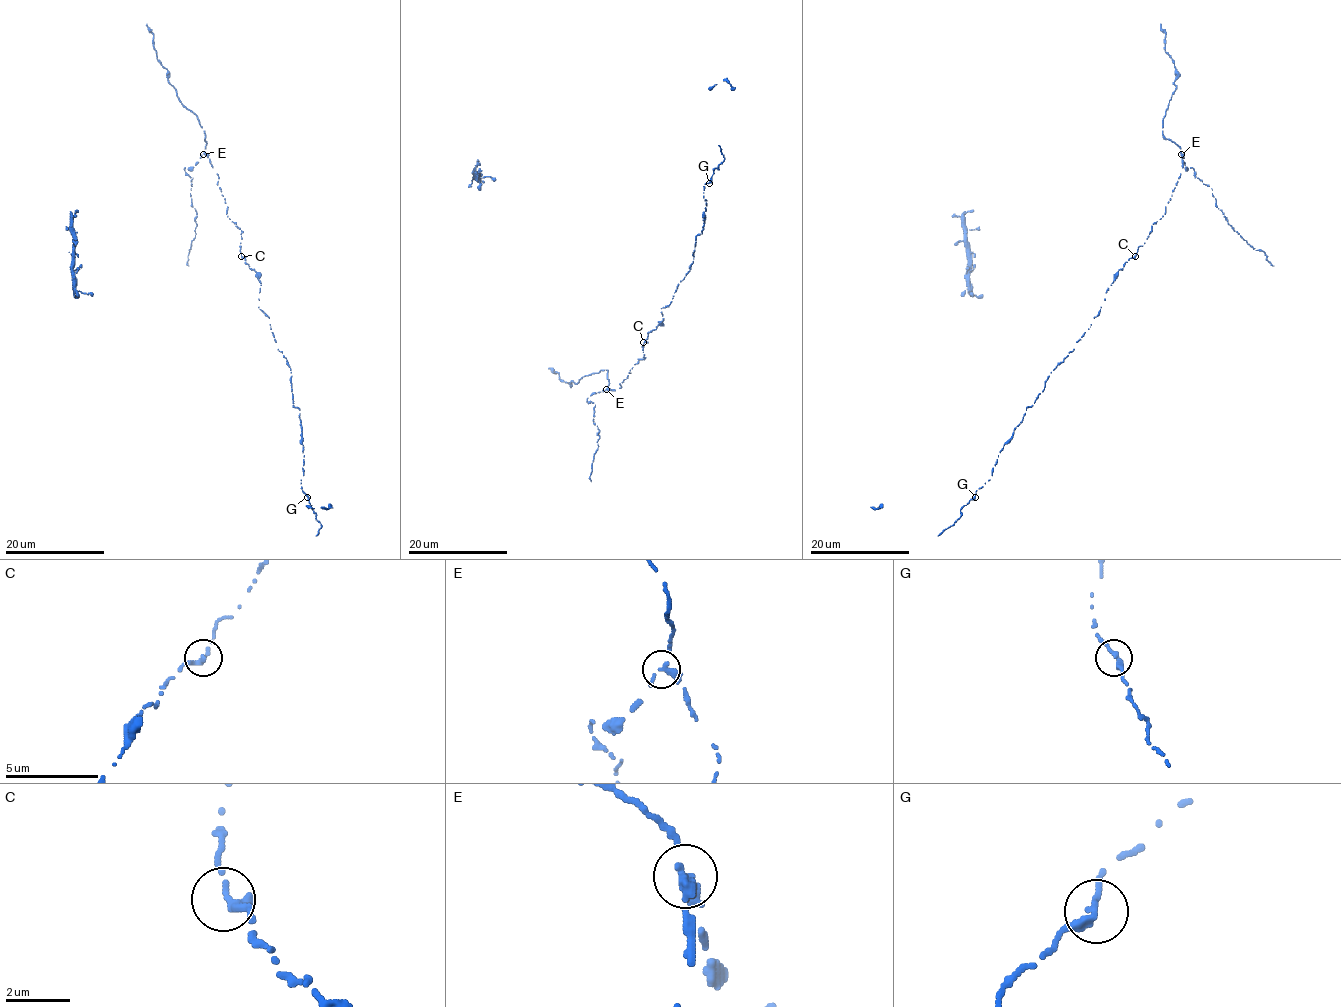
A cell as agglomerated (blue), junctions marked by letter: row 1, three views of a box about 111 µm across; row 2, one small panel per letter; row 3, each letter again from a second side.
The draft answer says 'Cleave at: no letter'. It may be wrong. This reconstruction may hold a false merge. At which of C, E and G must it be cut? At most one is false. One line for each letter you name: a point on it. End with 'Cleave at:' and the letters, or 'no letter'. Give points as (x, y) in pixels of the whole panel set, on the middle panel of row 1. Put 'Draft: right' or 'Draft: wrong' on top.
Draft: wrong
E: at (606, 389)
Cleave at: E

